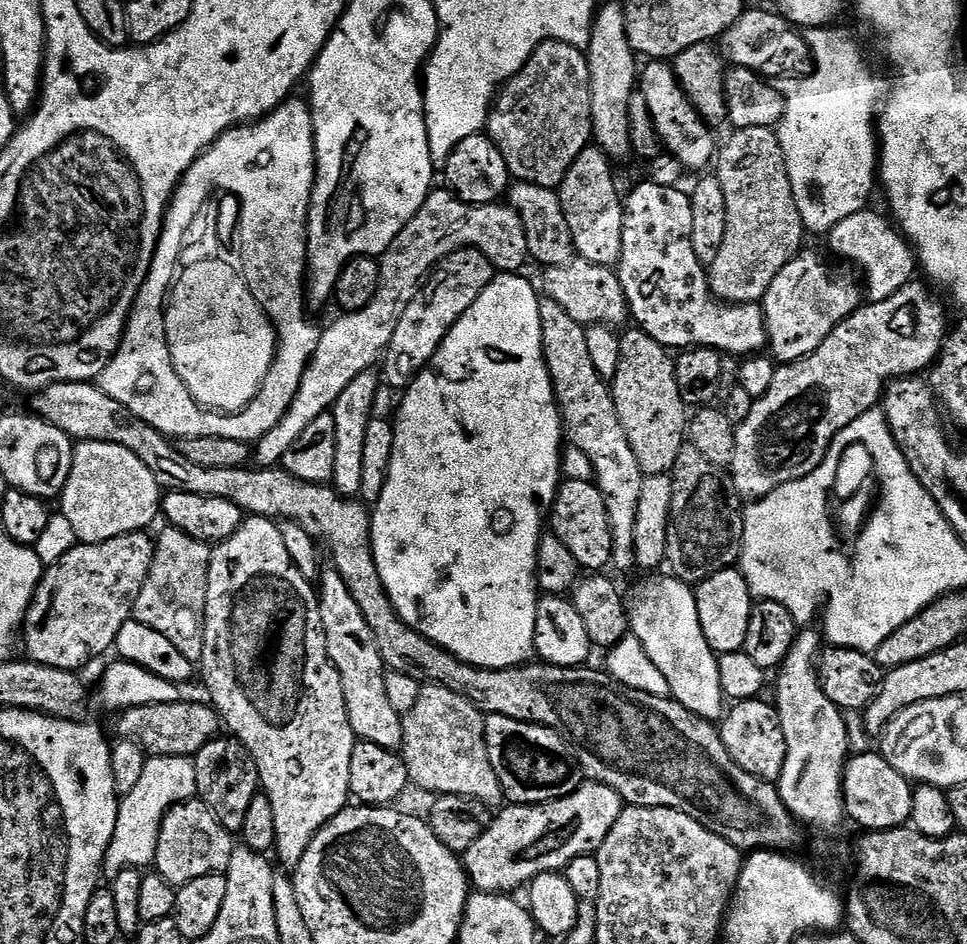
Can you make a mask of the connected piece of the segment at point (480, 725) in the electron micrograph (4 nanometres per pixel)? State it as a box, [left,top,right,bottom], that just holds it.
[402,684,505,806]

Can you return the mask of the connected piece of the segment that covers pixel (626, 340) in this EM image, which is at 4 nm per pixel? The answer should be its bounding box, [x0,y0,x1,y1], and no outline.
[610,330,690,477]

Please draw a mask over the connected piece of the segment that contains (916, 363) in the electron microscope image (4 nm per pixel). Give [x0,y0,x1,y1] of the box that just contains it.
[730,280,948,499]

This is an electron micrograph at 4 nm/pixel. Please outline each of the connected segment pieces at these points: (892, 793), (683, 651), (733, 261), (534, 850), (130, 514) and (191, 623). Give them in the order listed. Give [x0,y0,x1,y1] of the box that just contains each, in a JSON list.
[[844,751,914,832],[628,575,726,721],[710,126,806,306],[462,782,626,894],[58,441,162,544],[134,527,212,662]]

